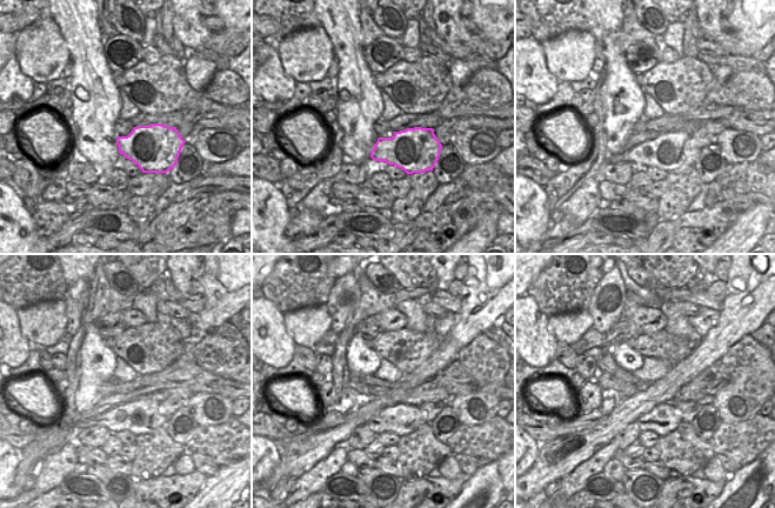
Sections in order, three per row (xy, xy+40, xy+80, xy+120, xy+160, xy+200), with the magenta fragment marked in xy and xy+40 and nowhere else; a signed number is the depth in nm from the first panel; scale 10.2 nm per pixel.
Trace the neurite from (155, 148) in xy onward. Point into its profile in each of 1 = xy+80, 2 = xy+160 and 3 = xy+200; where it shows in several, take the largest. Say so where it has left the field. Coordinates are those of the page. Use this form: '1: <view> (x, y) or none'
1: xy+80 (672, 151)
2: xy+160 (402, 419)
3: xy+200 (663, 419)

